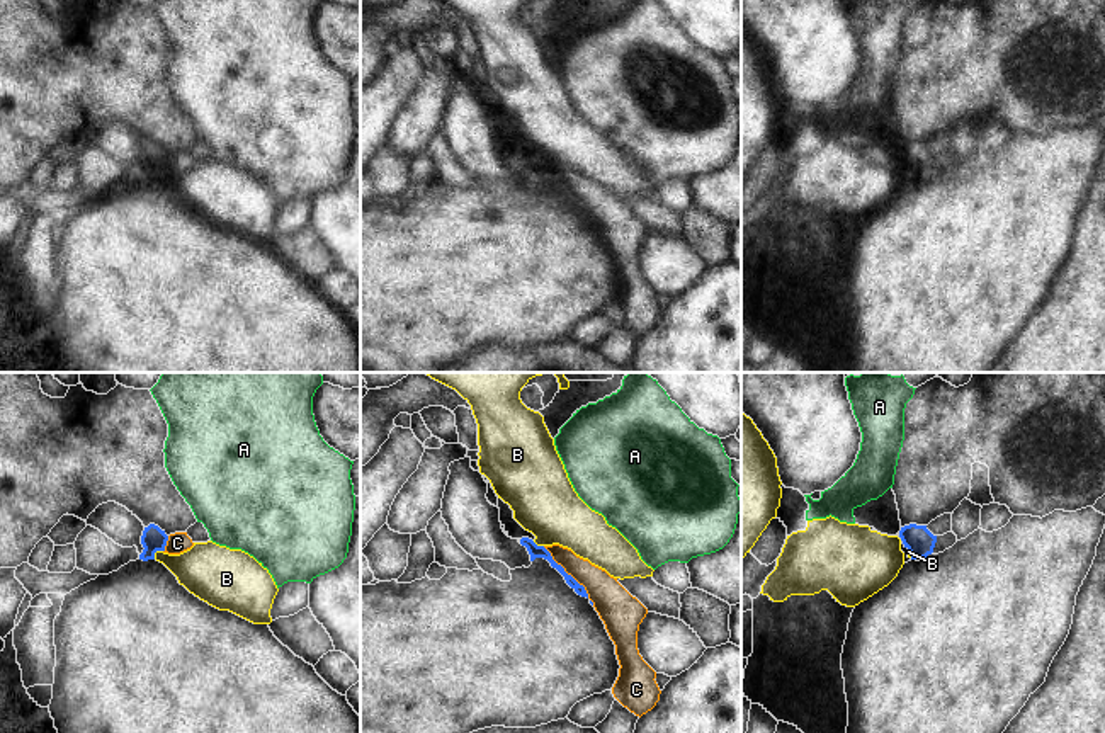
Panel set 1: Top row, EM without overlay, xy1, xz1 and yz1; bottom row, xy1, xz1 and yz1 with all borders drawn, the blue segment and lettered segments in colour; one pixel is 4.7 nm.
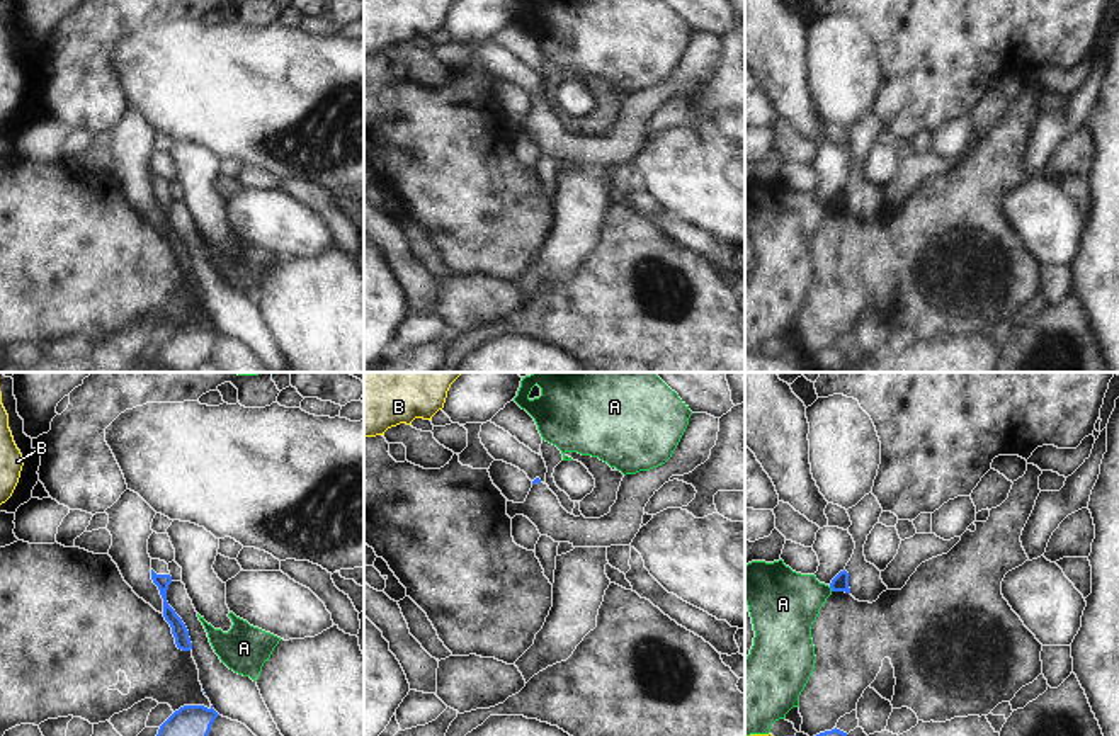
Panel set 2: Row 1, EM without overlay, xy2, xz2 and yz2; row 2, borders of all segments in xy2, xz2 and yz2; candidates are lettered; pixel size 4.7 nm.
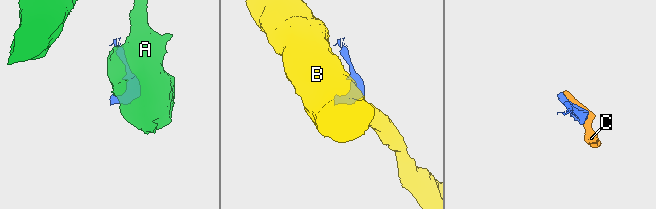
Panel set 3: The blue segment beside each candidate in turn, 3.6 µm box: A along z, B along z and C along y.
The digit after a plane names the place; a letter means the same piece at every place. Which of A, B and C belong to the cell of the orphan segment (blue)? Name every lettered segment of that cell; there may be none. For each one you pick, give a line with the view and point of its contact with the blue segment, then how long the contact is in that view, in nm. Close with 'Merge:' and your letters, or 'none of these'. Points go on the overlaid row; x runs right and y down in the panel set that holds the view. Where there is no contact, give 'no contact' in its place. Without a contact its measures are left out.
Merge: none of these

